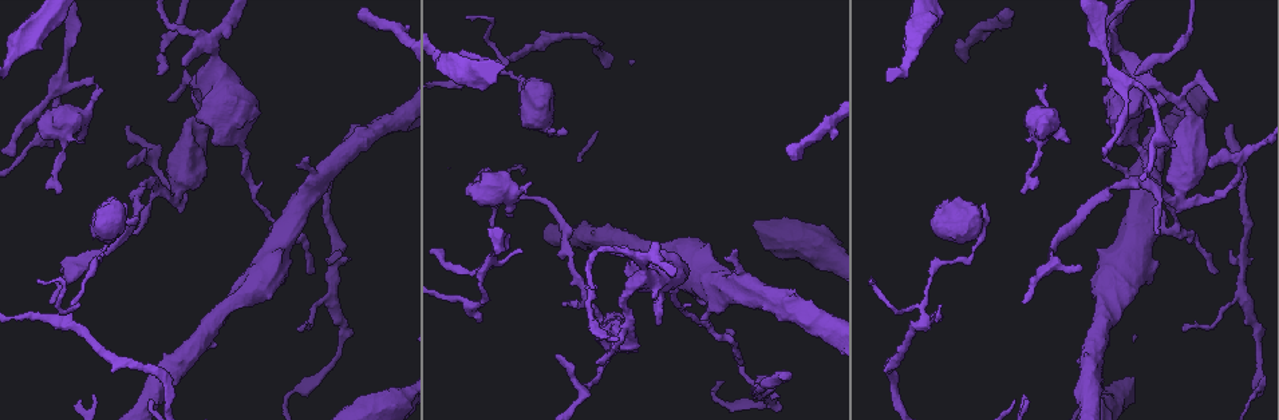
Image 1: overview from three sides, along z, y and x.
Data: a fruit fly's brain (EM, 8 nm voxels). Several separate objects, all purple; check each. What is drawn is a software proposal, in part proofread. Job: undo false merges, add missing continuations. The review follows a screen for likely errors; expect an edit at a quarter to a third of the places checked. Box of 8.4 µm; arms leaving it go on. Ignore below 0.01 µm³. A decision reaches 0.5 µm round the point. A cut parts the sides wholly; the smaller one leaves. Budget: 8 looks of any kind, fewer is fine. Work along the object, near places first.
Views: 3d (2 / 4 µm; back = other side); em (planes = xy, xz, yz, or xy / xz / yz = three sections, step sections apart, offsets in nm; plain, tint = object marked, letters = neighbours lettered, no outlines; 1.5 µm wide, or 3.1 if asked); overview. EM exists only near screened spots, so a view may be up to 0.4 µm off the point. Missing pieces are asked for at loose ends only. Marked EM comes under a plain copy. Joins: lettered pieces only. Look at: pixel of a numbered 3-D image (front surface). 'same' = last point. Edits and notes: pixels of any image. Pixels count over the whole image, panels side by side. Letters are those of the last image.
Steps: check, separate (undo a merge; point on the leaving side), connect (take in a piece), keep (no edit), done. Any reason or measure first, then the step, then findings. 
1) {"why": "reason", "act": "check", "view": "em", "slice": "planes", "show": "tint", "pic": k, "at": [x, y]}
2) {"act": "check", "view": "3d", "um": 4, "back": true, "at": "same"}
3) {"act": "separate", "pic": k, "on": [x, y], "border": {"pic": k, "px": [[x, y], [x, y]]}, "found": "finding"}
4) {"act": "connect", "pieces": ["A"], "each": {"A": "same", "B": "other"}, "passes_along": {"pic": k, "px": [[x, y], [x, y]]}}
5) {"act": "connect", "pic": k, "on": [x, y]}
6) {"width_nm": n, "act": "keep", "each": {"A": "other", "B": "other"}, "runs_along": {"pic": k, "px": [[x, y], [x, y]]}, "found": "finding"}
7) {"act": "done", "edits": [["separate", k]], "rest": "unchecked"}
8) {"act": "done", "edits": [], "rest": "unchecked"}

{"why": "thin end", "act": "check", "view": "3d", "um": 4, "pic": 1, "at": [92, 75]}

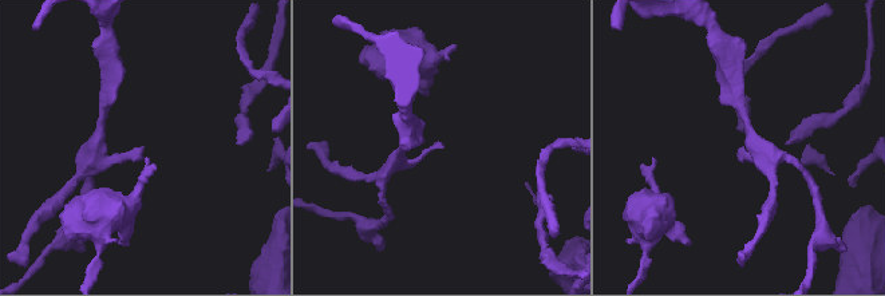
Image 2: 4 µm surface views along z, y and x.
{"why": "shape alone is not enough", "act": "check", "view": "em", "slice": "planes", "show": "letters", "pic": 2, "at": [443, 146]}

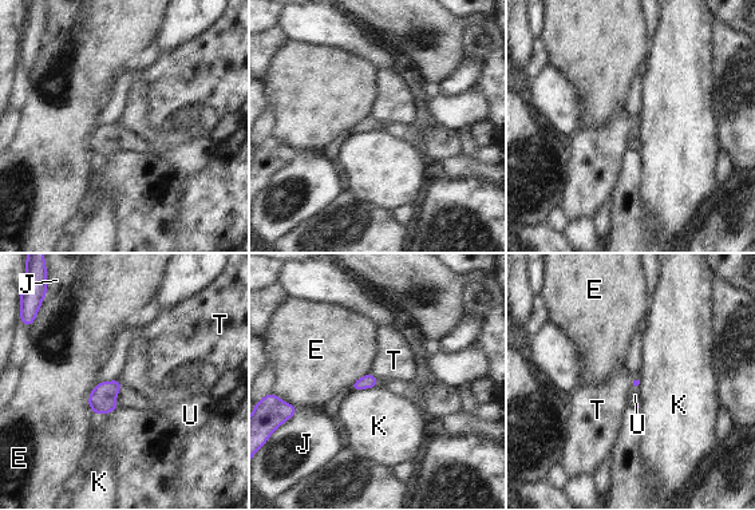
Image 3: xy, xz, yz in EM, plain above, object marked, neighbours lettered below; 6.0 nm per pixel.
{"longest_contact_nm": ["E", 200], "act": "connect", "pieces": ["U"], "each": {"E": "other", "J": "other", "K": "other", "T": "other", "U": "same"}, "found": "it goes on there"}

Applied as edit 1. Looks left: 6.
{"act": "check", "view": "overview"}

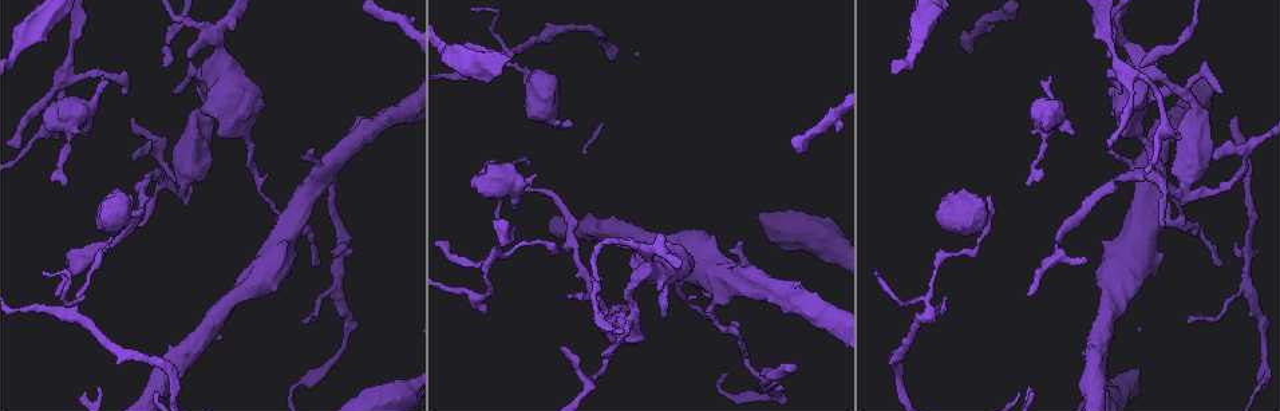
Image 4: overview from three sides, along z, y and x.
{"why": "sudden change in width", "act": "check", "view": "3d", "um": 4, "pic": 4, "at": [1140, 130]}

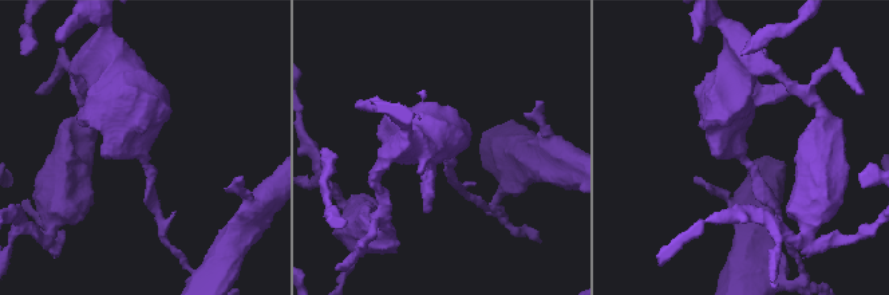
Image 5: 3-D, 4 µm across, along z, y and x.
{"why": "need the tissue", "act": "check", "view": "em", "slice": "xy", "step": 4, "show": "tint", "pic": 5, "at": [738, 146]}

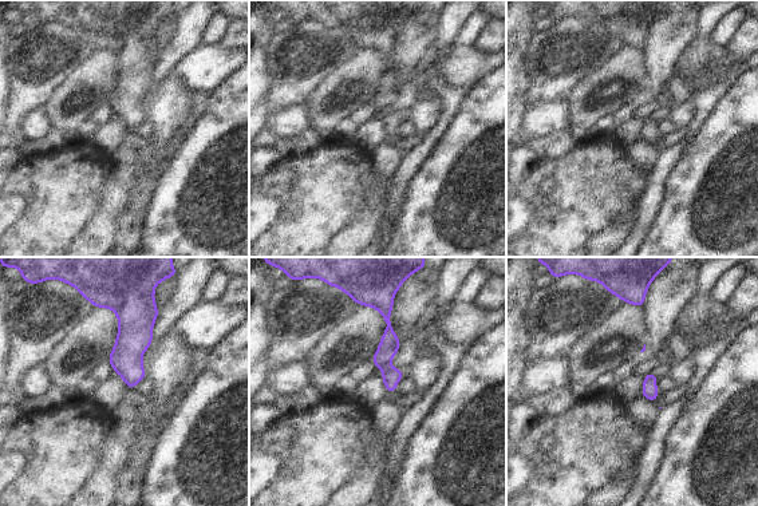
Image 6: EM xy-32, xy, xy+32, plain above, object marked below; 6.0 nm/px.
{"why": "see the neighbours", "act": "check", "view": "em", "slice": "xy", "step": 4, "show": "letters", "at": "same"}

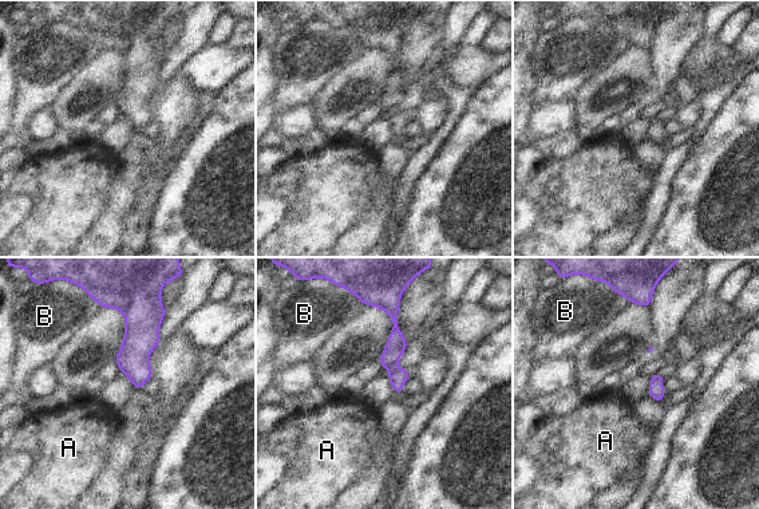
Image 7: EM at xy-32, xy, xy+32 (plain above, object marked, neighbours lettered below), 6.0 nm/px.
{"act": "keep", "each": {"A": "other", "B": "other"}, "runs_along": {"pic": 7, "px": [[379, 269], [395, 323], [398, 390]]}, "found": "continuous, no second neuron"}

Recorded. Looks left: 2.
{"why": "small branch off a trunk", "act": "check", "view": "em", "slice": "planes", "show": "letters", "pic": 4, "at": [1188, 185]}

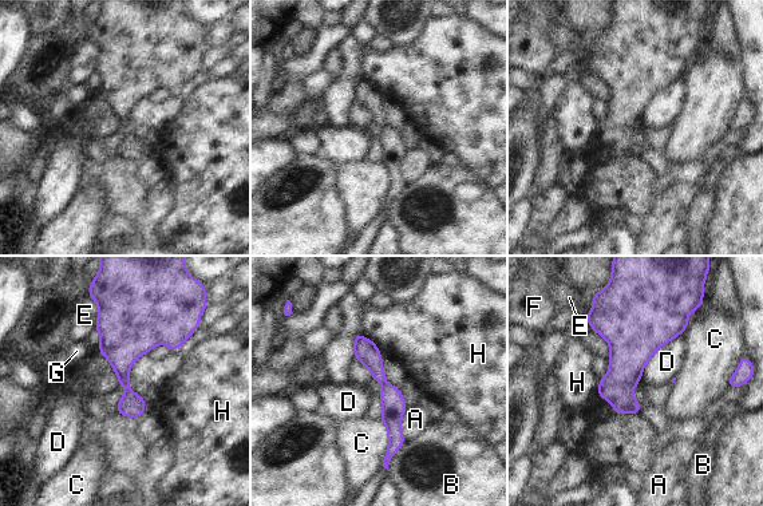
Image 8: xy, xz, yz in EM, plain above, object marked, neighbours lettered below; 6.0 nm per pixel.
{"act": "keep", "each": {"A": "other", "B": "other", "C": "other", "D": "other", "E": "other", "F": "other", "G": "other", "H": "other"}, "found": "continuous, no second neuron"}

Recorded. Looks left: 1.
{"act": "done", "edits": [["connect", 3]], "rest": "unchecked"}

